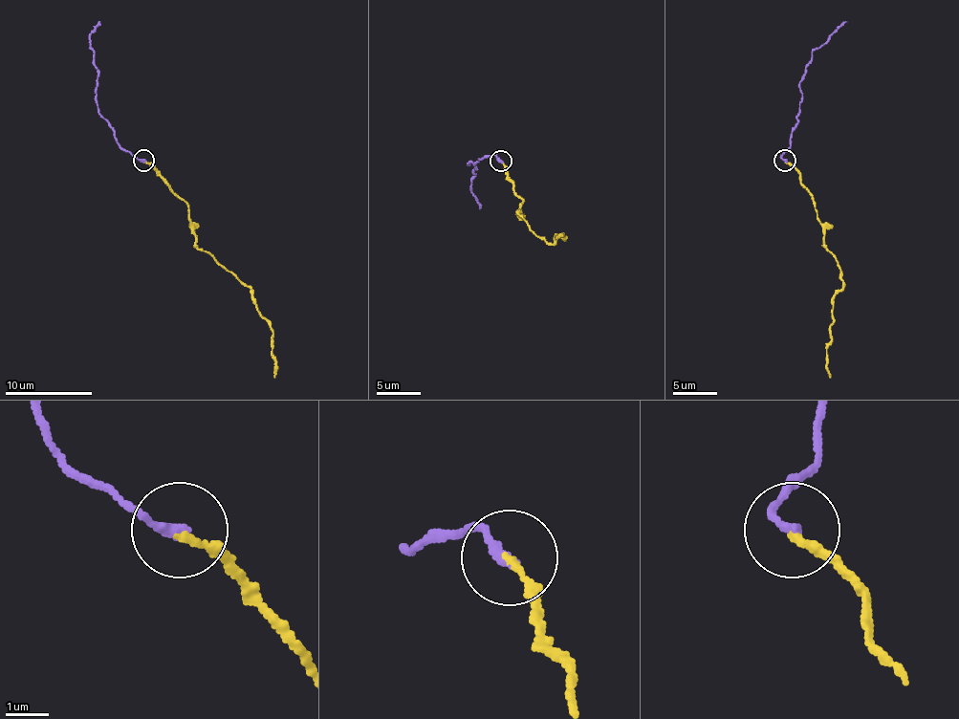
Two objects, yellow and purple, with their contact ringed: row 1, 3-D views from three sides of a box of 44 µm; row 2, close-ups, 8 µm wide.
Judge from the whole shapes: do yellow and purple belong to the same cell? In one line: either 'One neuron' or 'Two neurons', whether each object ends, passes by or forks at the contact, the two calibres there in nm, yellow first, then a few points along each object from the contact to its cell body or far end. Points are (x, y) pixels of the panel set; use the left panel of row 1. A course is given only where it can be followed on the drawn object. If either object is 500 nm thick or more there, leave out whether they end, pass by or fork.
One neuron. At the ring yellow ends. At the ring purple ends. Thickness 180 nm (yellow) against 260 nm. Course of yellow: (145, 160), (187, 203), (196, 247), (228, 269), (253, 294), (257, 313), (272, 332), (274, 378). Course of purple: (142, 160), (122, 148), (116, 131), (97, 107), (97, 81), (90, 37), (100, 22)

